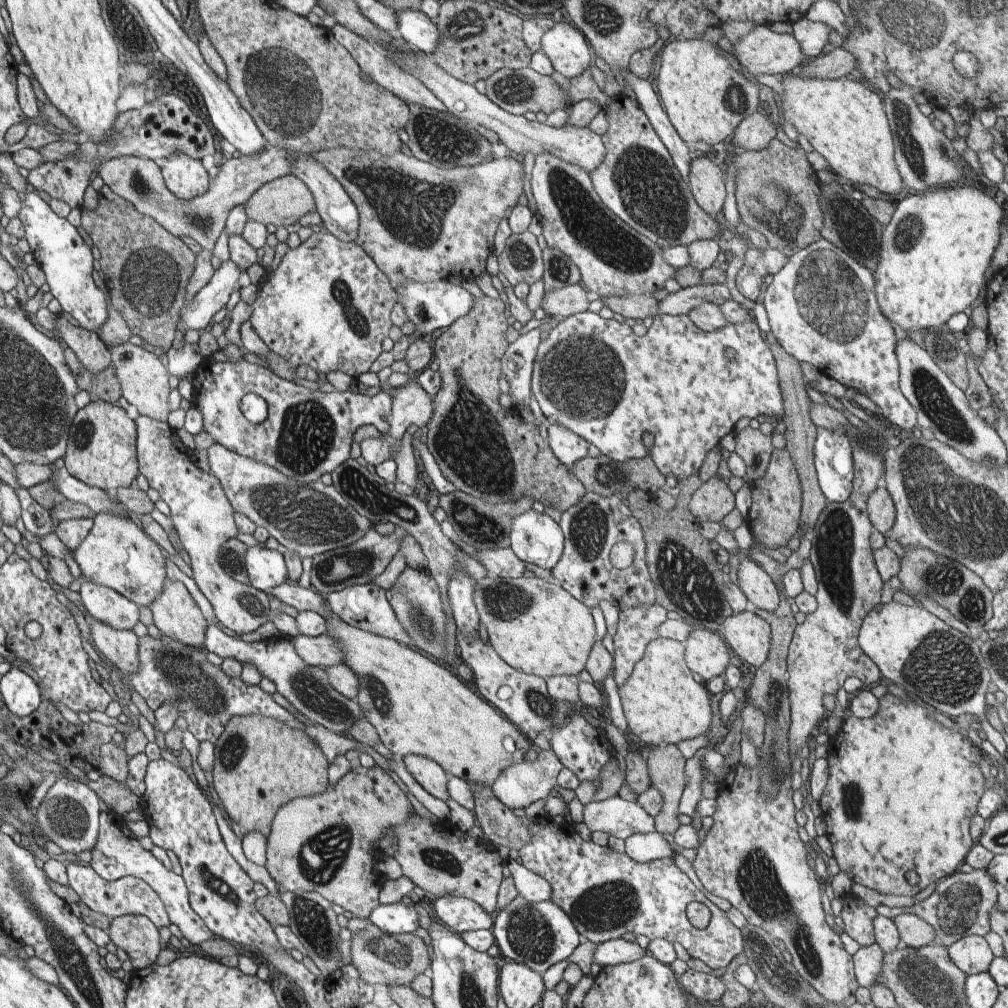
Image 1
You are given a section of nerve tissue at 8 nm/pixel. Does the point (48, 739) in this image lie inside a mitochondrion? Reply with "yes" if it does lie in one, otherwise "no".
no

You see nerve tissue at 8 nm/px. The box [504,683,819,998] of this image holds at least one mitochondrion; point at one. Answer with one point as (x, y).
(608, 907)

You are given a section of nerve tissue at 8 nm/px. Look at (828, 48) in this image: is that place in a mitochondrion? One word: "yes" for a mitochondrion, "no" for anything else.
no

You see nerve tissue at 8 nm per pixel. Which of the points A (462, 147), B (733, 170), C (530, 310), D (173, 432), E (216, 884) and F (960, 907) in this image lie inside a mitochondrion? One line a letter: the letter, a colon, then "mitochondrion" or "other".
A: mitochondrion
B: other
C: other
D: other
E: mitochondrion
F: mitochondrion

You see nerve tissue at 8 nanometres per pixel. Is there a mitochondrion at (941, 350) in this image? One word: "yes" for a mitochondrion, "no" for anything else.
yes

